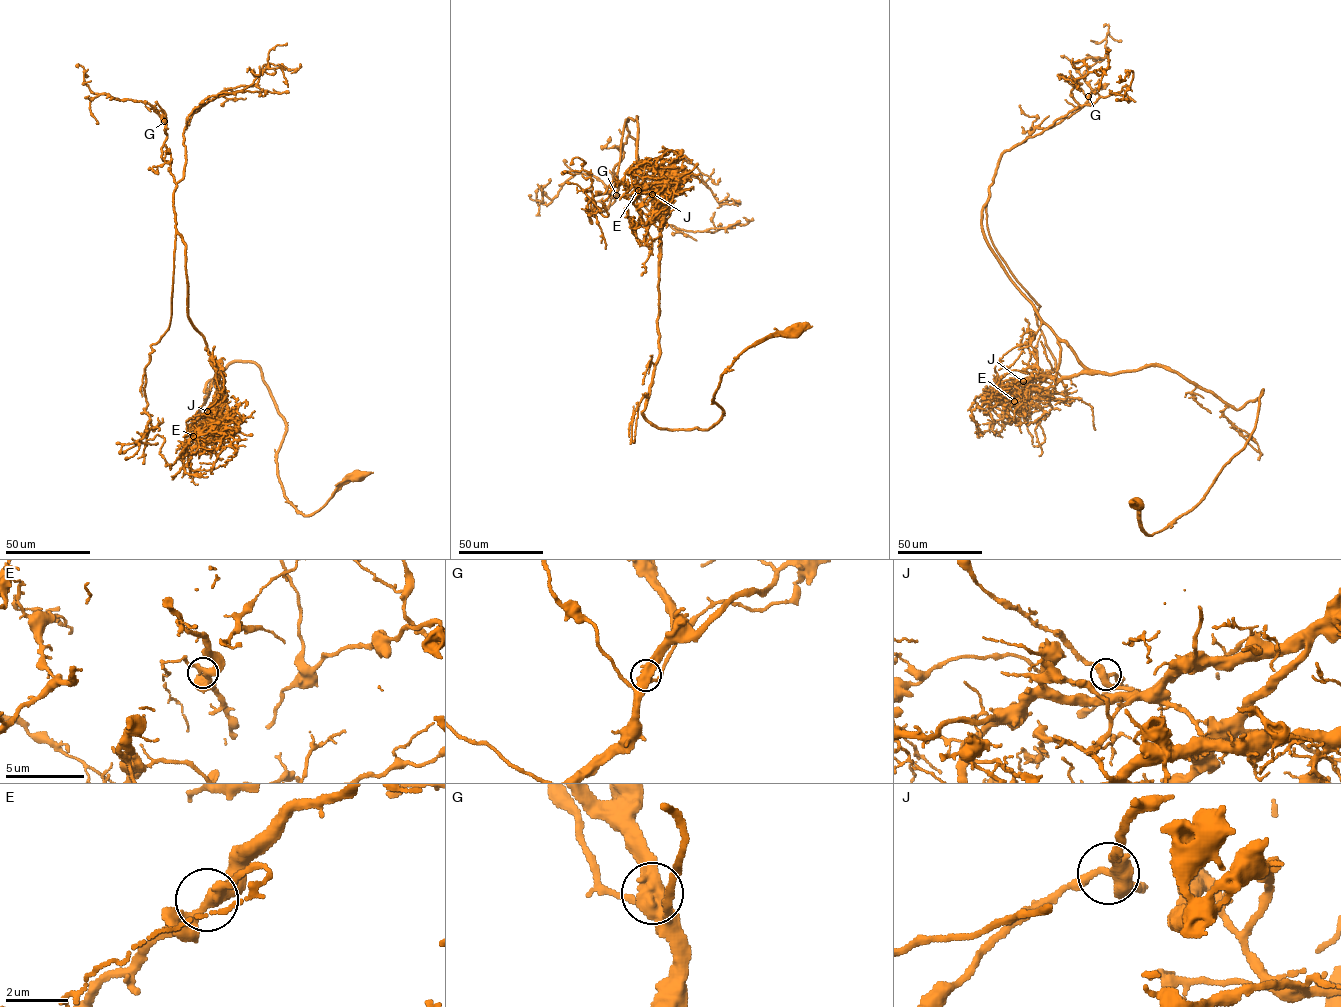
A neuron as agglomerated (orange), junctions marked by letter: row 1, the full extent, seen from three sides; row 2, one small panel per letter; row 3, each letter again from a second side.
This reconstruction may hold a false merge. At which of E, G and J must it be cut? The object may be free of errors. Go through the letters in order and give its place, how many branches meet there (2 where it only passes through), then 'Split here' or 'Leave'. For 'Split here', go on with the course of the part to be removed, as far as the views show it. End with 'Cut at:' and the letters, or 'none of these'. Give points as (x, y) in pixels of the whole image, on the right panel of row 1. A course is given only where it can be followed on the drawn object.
E: Place: (1014, 401). Branches: 3. Leave
G: Place: (1088, 96). Branches: 3. Split here. Course of the part to remove: (1088, 96), (1107, 85)
J: Place: (1023, 381). Branches: 3. Leave
Cut at: G

